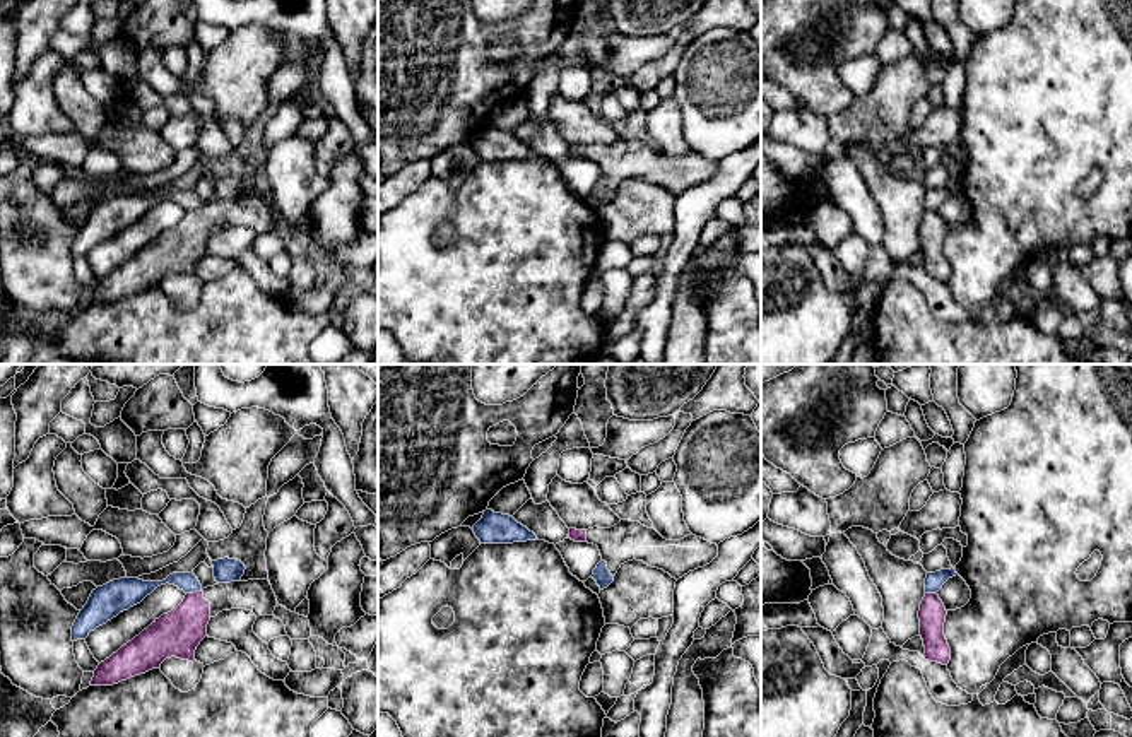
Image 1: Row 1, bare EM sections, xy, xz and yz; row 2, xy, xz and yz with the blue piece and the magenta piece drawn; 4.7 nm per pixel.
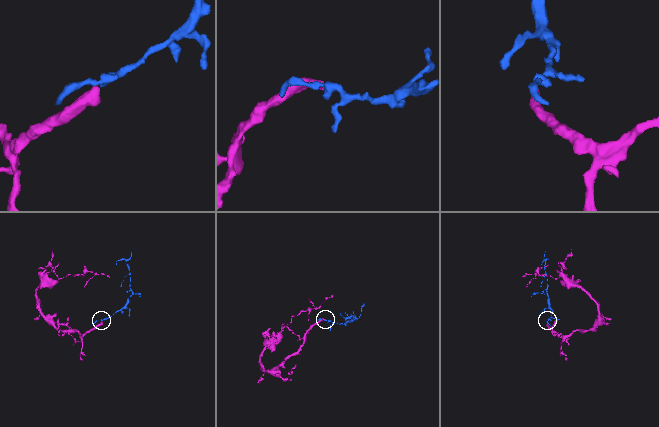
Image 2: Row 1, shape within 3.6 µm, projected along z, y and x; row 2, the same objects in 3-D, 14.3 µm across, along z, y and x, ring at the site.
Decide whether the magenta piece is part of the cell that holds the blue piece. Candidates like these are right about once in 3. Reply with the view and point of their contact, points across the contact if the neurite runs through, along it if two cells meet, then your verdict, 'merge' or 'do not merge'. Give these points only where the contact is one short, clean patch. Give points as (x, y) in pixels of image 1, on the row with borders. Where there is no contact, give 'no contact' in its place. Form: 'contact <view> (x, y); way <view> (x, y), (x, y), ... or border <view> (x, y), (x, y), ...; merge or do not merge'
contact xy (194, 592); border xy (200, 589), (187, 594); do not merge

